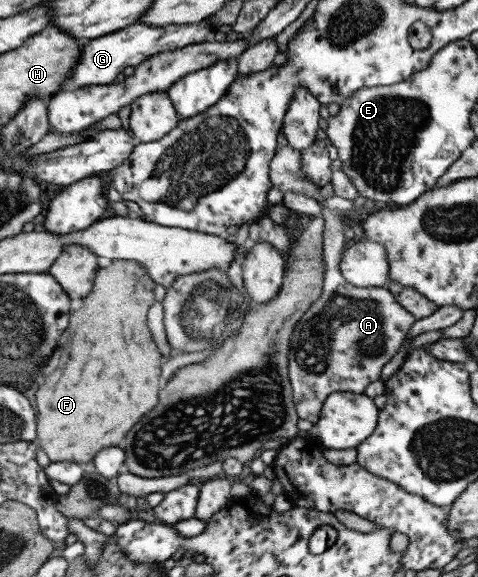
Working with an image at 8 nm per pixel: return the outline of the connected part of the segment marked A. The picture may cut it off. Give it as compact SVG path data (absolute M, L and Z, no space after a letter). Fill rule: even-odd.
M324 207L320 216L324 218L323 230L323 260L326 272L323 278L322 294L304 311L302 318L293 330L289 359L289 379L291 382L293 401L297 415L314 425L318 422L319 414L326 397L333 392L354 392L362 394L365 388L381 378L384 365L400 350L407 338L416 317L396 302L396 297L386 288L372 287L371 289L354 286L341 273L339 262L350 237L338 216L340 211Z

